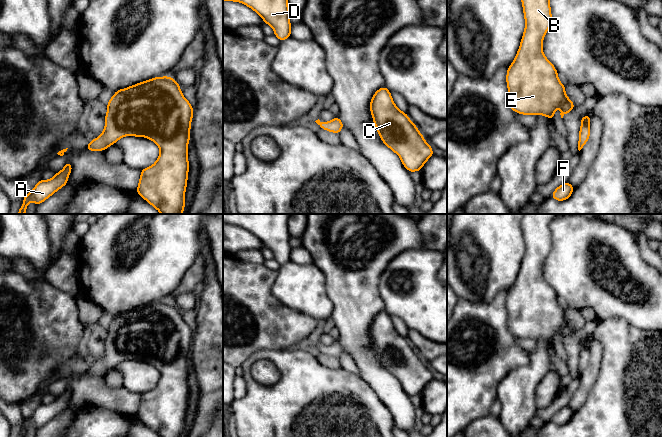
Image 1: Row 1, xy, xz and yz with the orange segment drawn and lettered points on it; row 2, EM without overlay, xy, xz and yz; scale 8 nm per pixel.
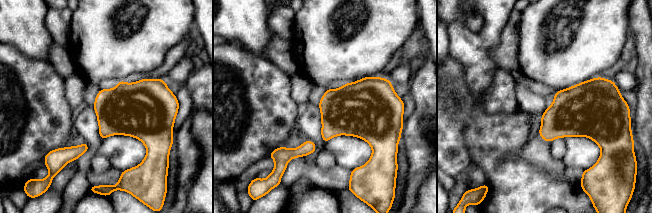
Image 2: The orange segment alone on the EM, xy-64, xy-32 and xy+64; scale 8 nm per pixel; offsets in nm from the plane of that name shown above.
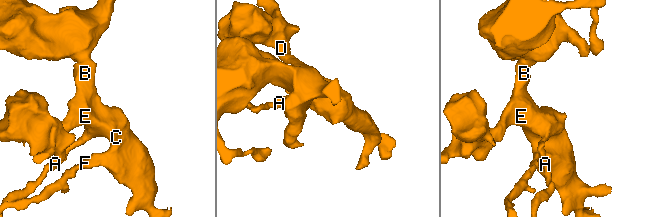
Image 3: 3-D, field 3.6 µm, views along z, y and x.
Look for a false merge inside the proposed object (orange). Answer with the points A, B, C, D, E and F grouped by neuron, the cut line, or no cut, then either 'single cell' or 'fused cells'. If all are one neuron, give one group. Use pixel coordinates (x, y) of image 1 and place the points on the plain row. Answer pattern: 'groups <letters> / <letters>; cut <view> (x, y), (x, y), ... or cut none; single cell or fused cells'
groups A B C D E F; cut none; single cell

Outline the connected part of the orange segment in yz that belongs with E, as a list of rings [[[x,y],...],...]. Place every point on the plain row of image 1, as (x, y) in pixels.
[[[524,214],[521,226],[525,242],[525,253],[520,270],[514,285],[508,291],[506,306],[508,311],[508,330],[518,338],[523,339],[544,339],[549,343],[553,343],[556,333],[561,331],[561,342],[571,336],[576,328],[574,328],[565,317],[565,309],[559,302],[558,296],[554,289],[546,282],[543,277],[543,263],[551,250],[552,238],[549,224],[553,219],[562,214]]]

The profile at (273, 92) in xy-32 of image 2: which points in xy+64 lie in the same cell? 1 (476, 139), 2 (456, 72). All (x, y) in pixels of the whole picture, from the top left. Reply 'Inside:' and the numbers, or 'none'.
Inside: 2

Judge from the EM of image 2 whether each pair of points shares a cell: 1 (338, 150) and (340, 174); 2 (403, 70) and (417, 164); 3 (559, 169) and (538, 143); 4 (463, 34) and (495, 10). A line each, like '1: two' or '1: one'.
1: two
2: two
3: one
4: one

